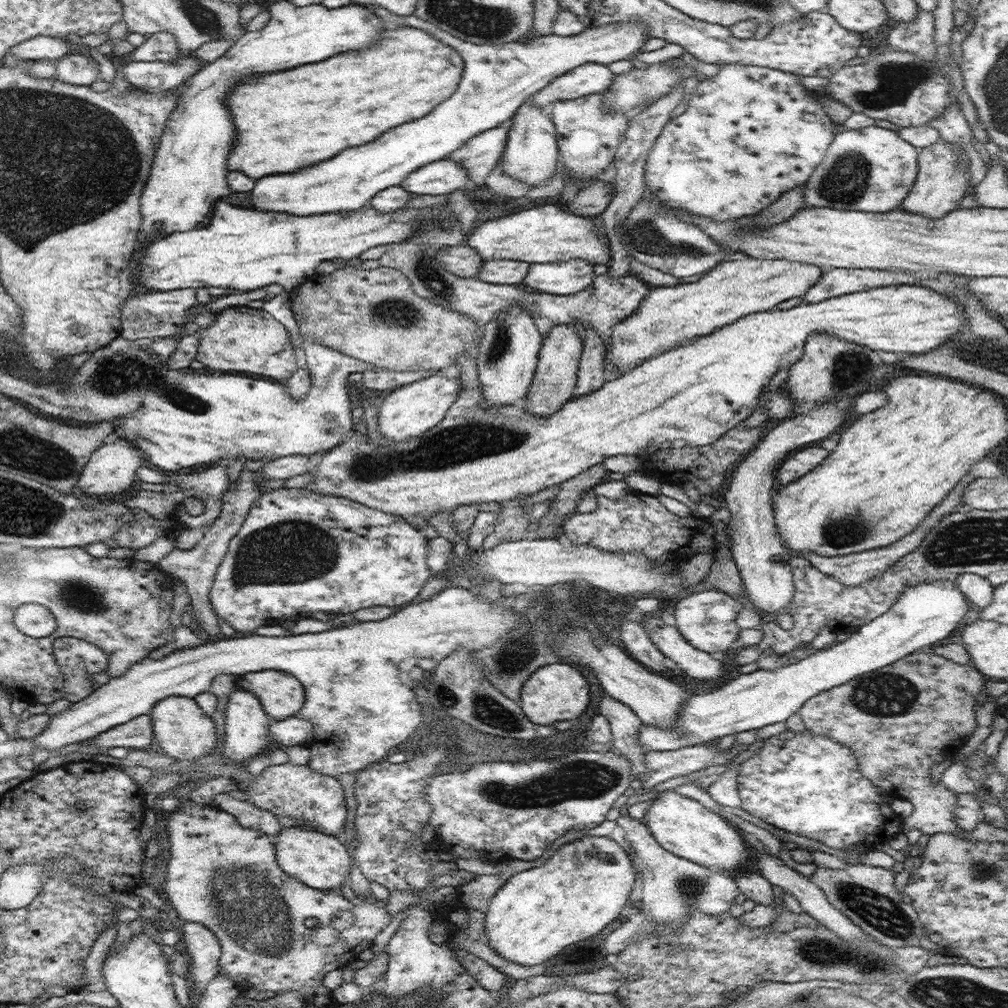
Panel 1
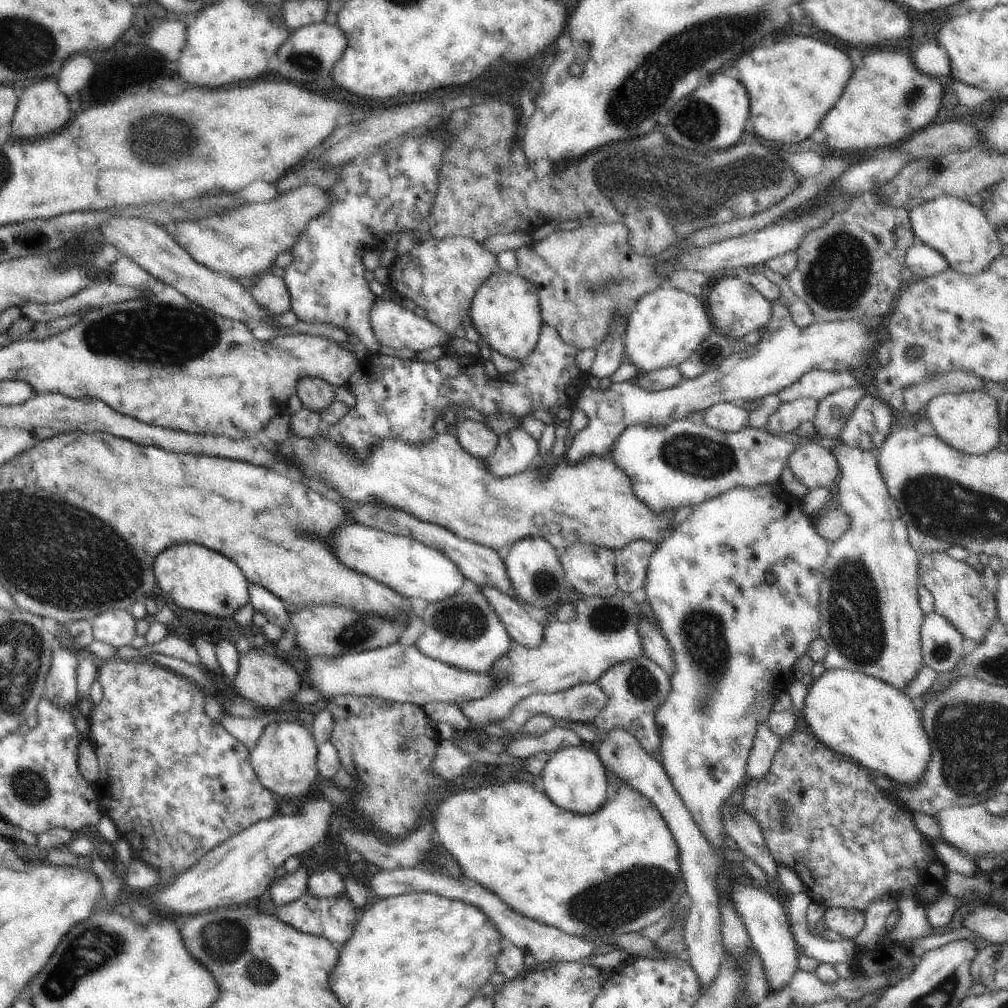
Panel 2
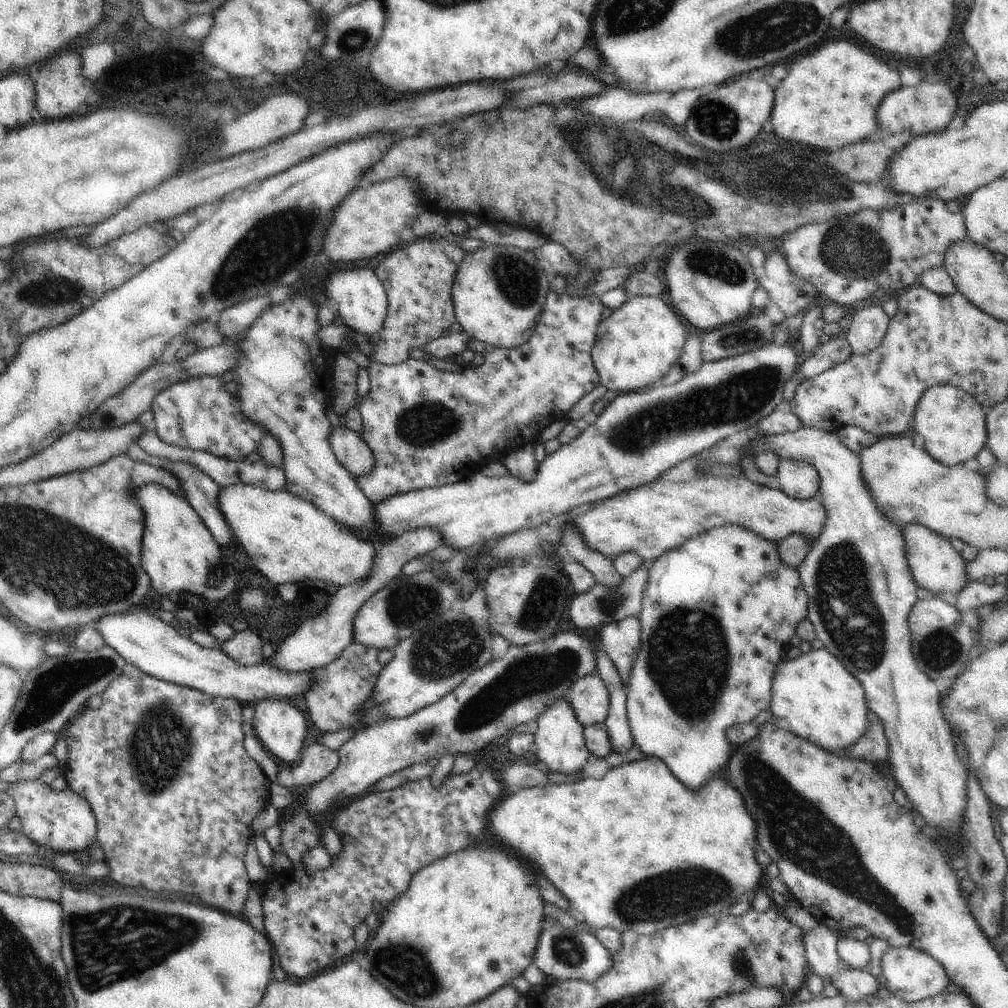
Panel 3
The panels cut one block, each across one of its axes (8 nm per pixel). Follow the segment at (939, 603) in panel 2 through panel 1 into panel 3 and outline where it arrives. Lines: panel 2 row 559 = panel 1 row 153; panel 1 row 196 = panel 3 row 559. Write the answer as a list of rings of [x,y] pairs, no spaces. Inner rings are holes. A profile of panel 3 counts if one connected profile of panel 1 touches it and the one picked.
[[[909,524],[902,528],[905,542],[906,562],[909,564],[913,578],[921,587],[926,588],[930,595],[941,596],[950,593],[954,597],[968,584],[966,580],[966,565],[968,562],[962,558],[949,539],[941,537],[924,525]]]

